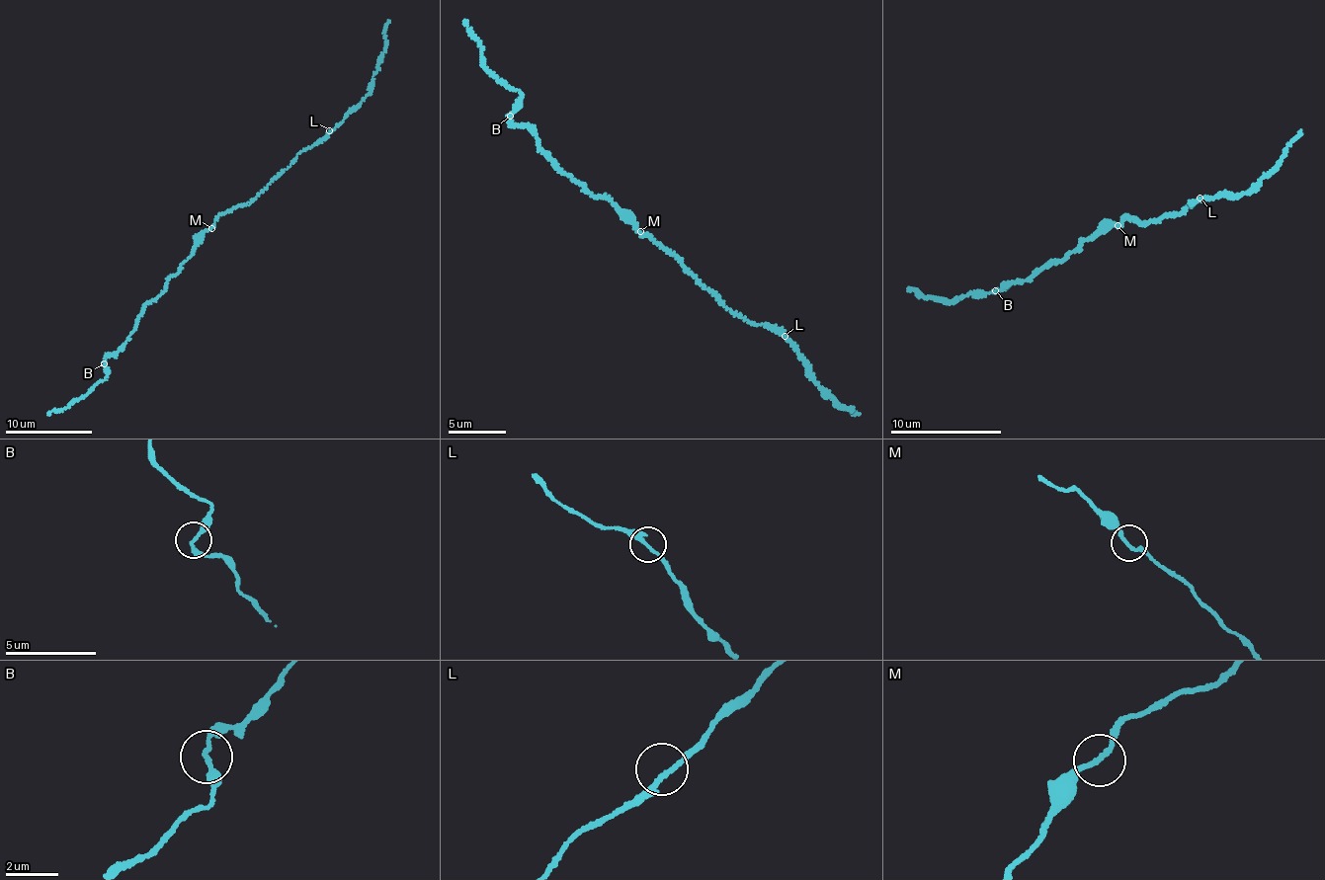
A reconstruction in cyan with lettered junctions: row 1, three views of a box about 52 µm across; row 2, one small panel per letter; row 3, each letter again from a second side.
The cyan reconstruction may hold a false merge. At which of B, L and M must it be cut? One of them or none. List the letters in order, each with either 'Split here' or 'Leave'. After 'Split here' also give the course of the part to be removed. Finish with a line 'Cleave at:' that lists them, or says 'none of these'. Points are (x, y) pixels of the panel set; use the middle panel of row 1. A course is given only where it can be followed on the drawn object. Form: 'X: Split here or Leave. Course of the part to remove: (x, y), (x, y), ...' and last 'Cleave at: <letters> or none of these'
B: Leave
L: Leave
M: Leave
Cleave at: none of these

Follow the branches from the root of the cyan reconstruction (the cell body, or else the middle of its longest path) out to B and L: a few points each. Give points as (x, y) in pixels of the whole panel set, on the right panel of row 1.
B: (1119, 223), (1107, 223), (1082, 242), (1076, 252), (1044, 265), (1025, 280), (1017, 280), (996, 289)
L: (1119, 223), (1126, 218), (1147, 224), (1164, 217), (1174, 217), (1200, 198)

